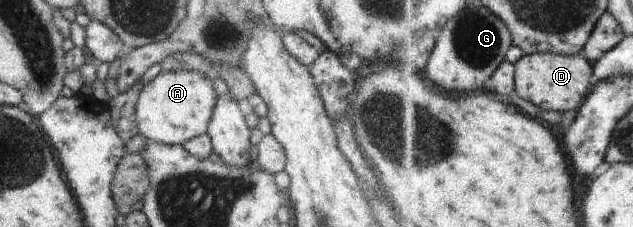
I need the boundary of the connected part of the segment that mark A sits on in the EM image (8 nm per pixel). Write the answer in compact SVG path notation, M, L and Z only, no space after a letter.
M196 70L161 71L138 94L135 115L139 133L166 145L182 145L206 134L218 97L211 80Z

